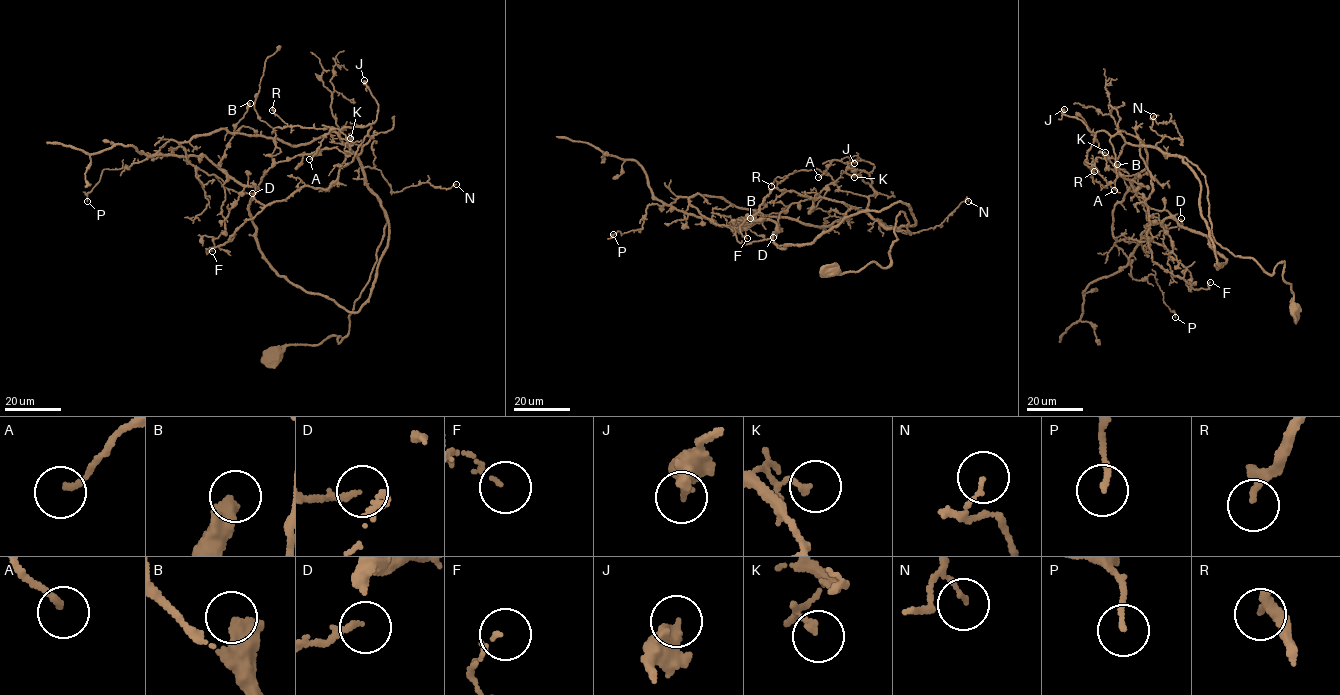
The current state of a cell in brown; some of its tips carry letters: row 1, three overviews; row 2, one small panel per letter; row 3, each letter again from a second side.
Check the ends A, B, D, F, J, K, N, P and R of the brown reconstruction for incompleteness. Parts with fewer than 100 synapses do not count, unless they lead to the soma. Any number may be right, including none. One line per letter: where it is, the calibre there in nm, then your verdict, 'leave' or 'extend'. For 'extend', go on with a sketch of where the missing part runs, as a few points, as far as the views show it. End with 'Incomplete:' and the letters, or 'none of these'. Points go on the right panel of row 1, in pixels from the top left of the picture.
A: place (1114, 190); calibre 160 nm; leave
B: place (1117, 164); calibre 550 nm; leave
D: place (1181, 218); calibre 120 nm; leave
F: place (1210, 282); calibre 80 nm; leave
J: place (1064, 109); calibre 360 nm; leave
K: place (1105, 152); calibre 140 nm; leave
N: place (1153, 116); calibre 100 nm; leave
P: place (1175, 317); calibre 150 nm; leave
R: place (1094, 171); calibre 160 nm; leave
Incomplete: none of these

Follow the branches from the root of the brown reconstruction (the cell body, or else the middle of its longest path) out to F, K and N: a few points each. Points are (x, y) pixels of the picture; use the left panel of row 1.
F: (273, 355), (348, 333), (386, 219), (355, 154), (327, 189), (303, 185), (269, 202), (212, 251)
K: (273, 355), (340, 343), (386, 219), (335, 132), (295, 145), (272, 138), (274, 163), (348, 153), (350, 138)
N: (273, 355), (332, 336), (340, 343), (348, 333), (386, 222), (364, 167), (378, 169), (392, 192), (456, 184)

